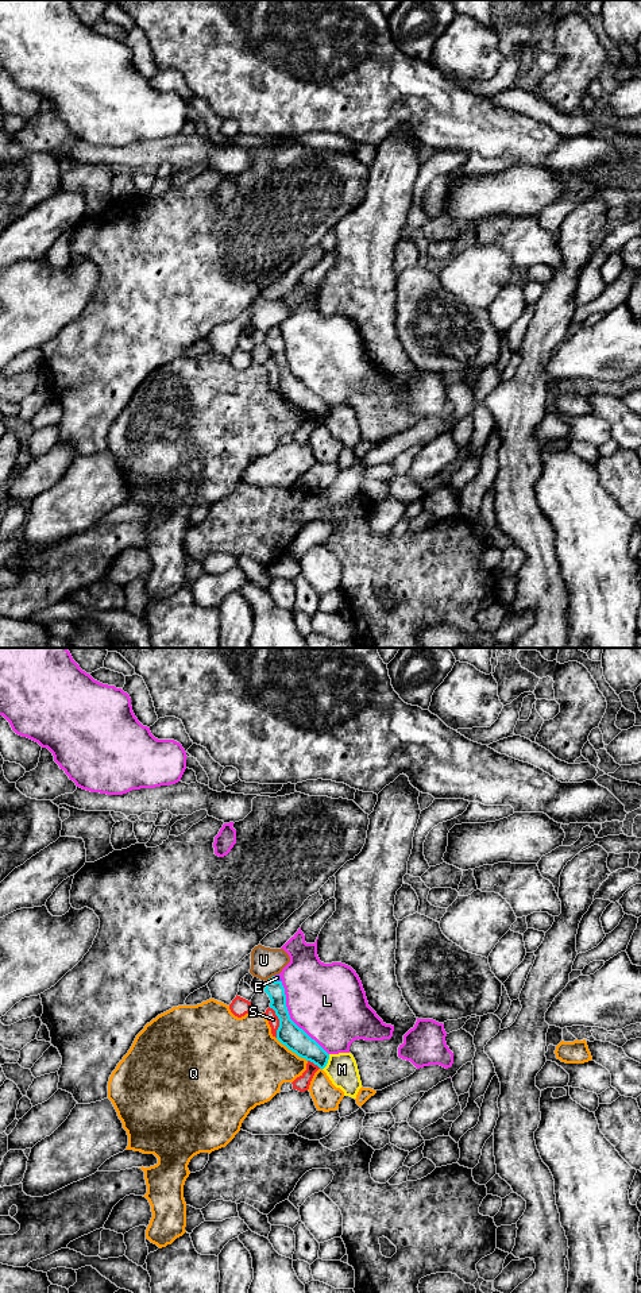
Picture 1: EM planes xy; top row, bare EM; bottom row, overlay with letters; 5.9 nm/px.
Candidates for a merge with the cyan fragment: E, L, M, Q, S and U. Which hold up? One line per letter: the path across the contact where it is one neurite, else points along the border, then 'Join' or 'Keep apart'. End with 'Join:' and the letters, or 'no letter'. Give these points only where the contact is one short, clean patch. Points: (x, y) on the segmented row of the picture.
E: Path across: xy (275, 991), (277, 981), (277, 977). Join
L: Keep apart
M: Keep apart
Q: Keep apart
S: Keep apart
U: Keep apart
Join: E

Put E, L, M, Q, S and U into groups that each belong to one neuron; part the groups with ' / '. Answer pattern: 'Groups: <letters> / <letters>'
Groups: E / L / M / Q / S / U

